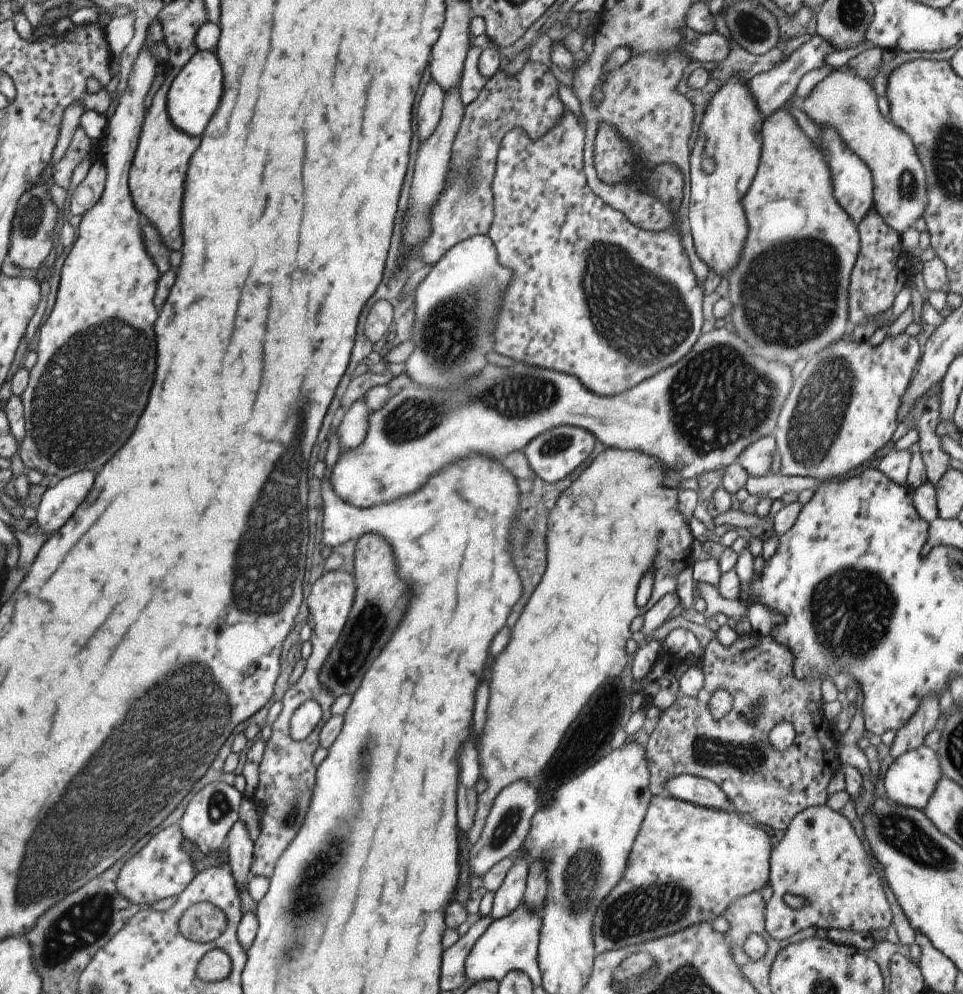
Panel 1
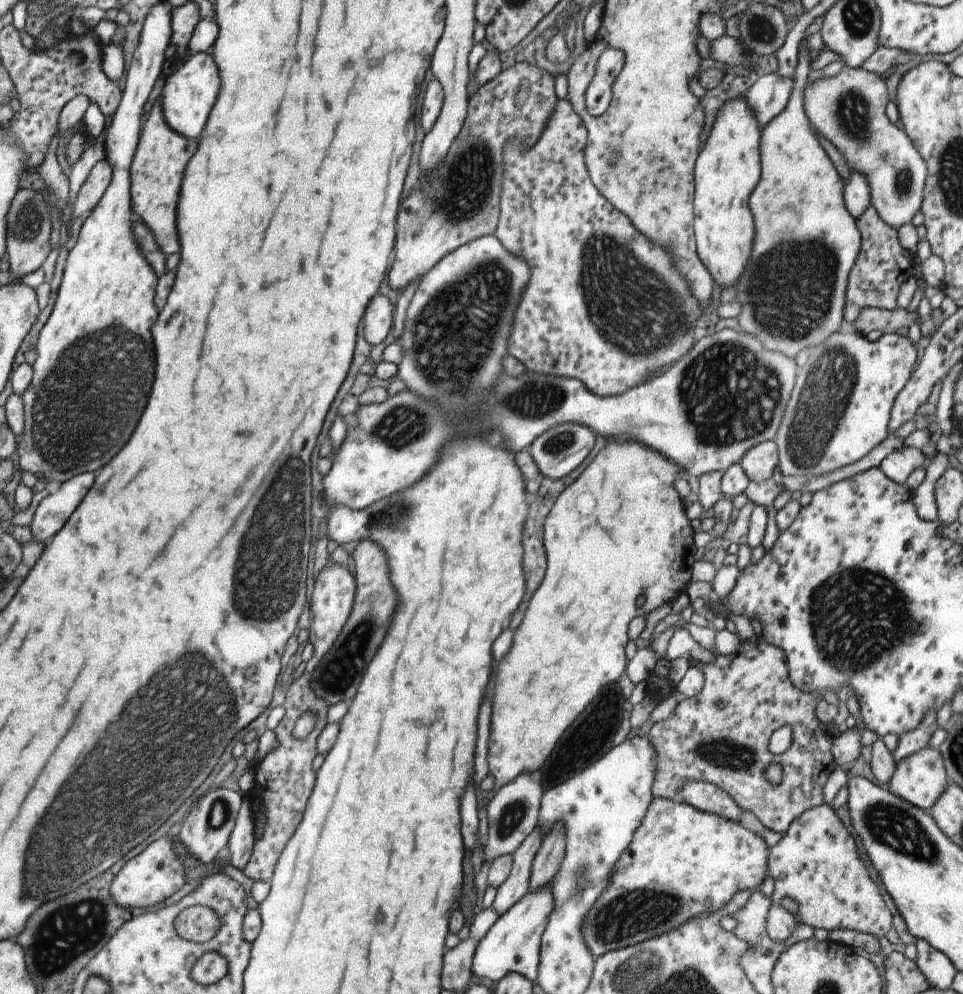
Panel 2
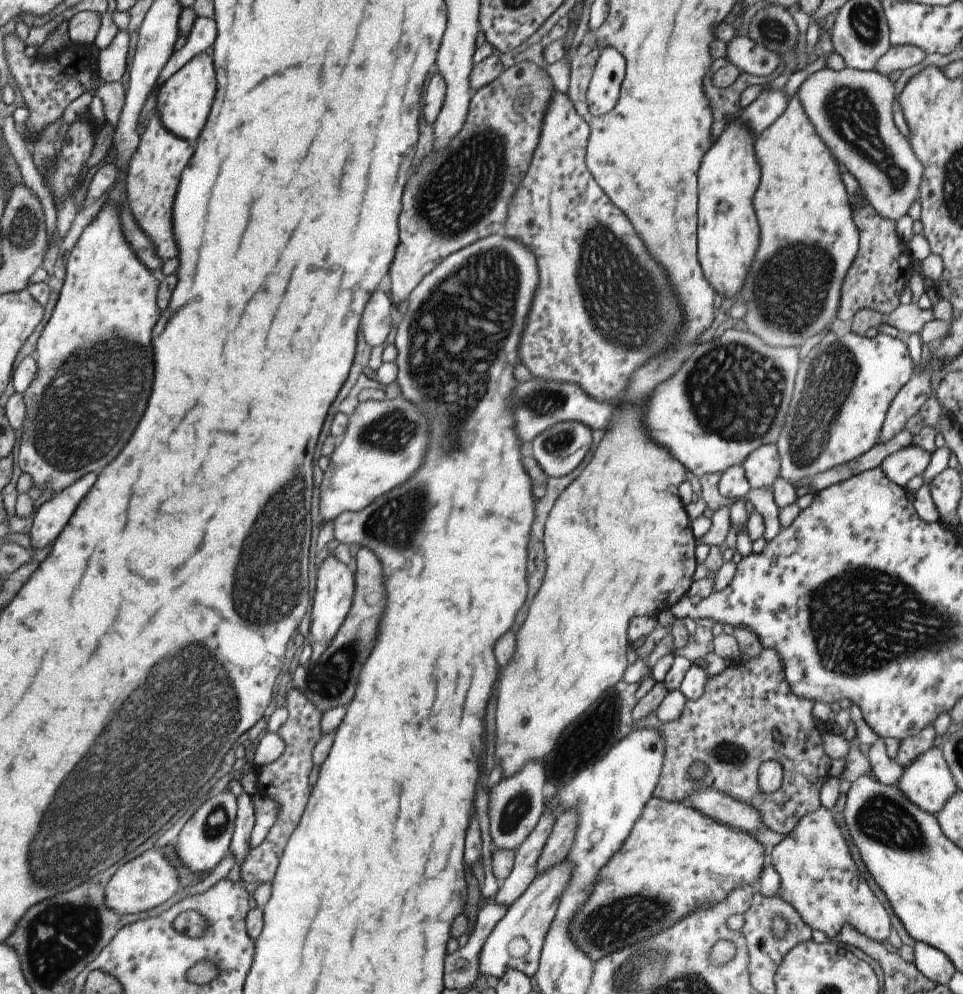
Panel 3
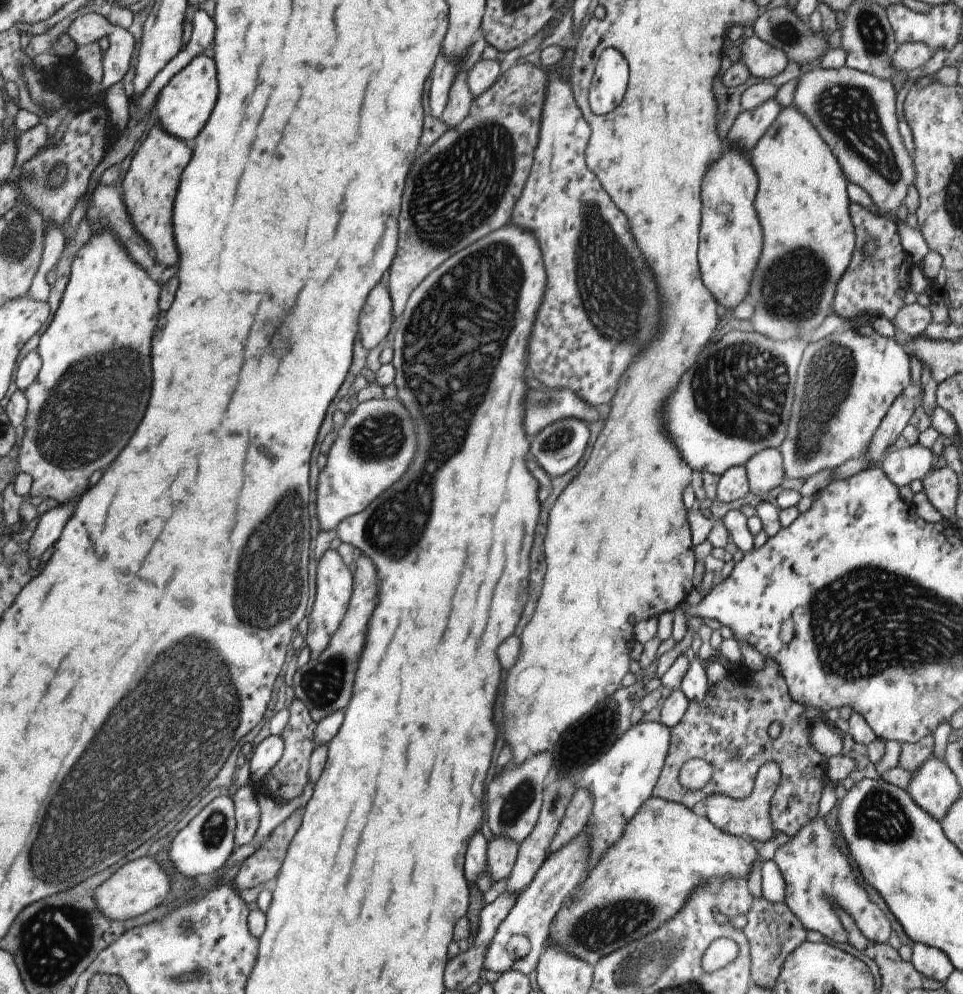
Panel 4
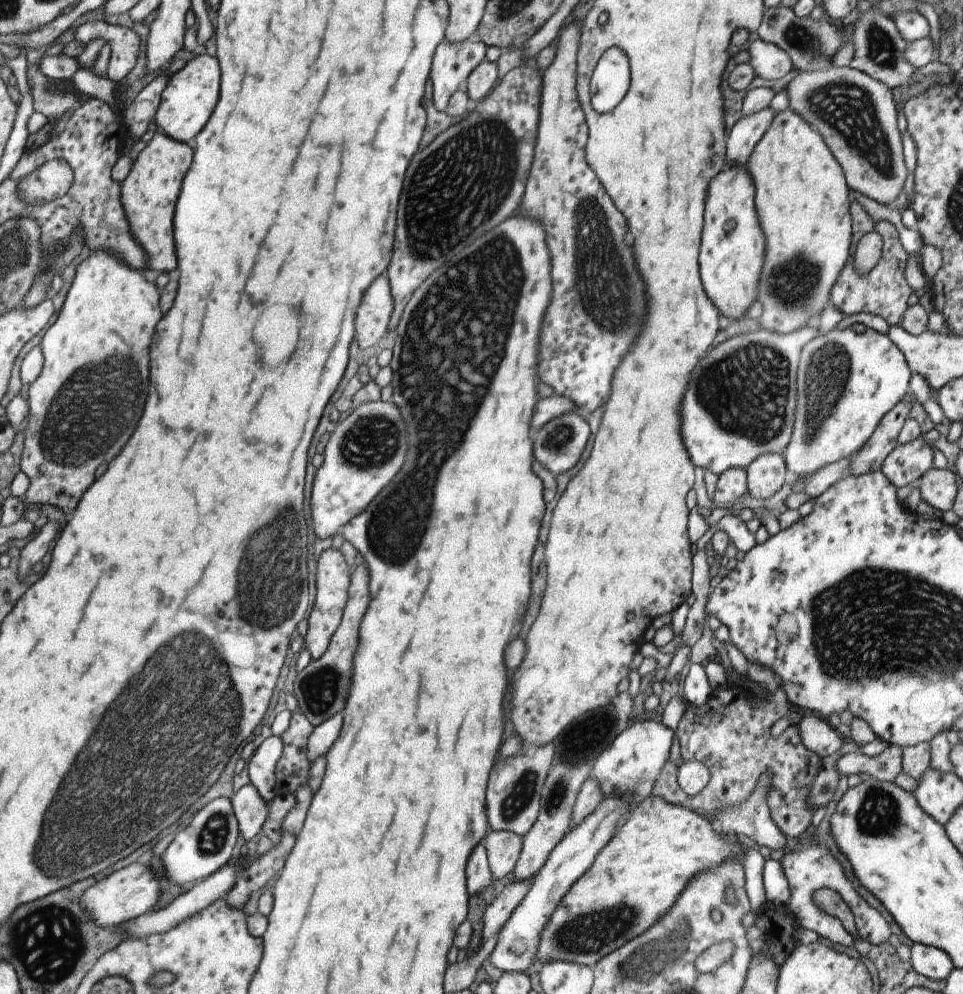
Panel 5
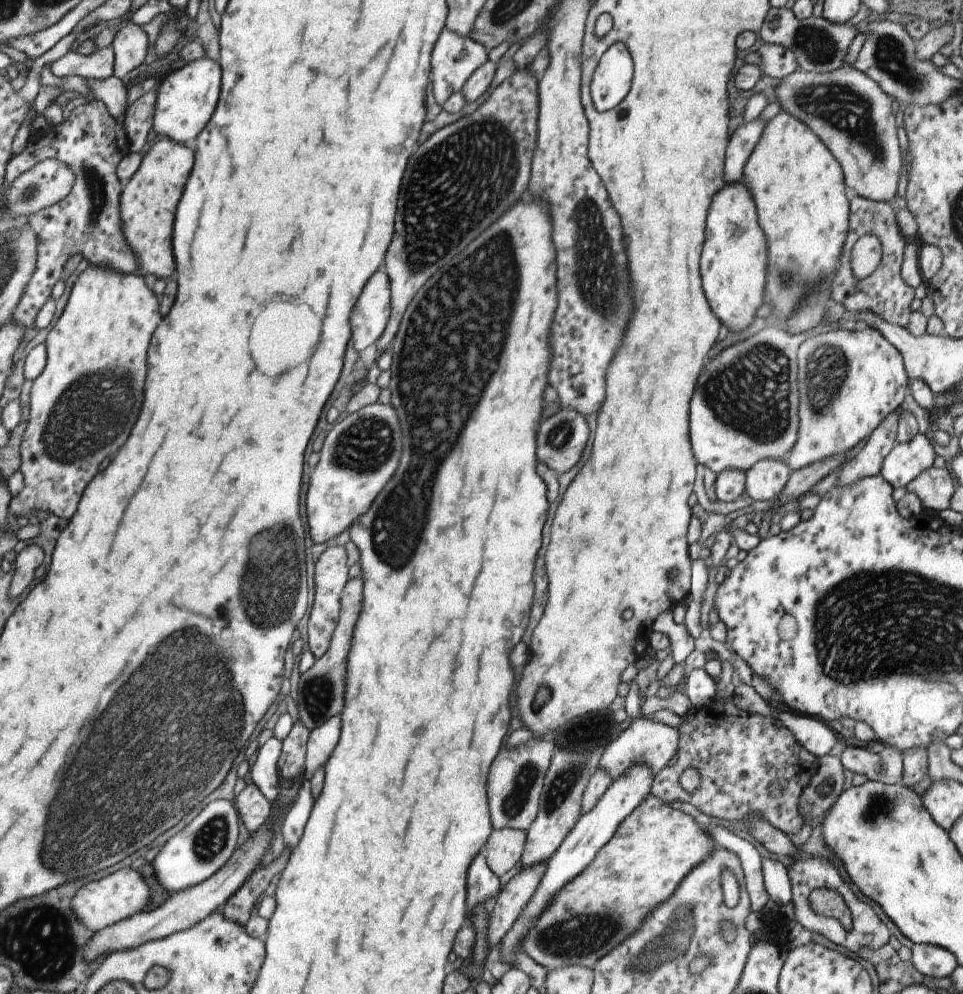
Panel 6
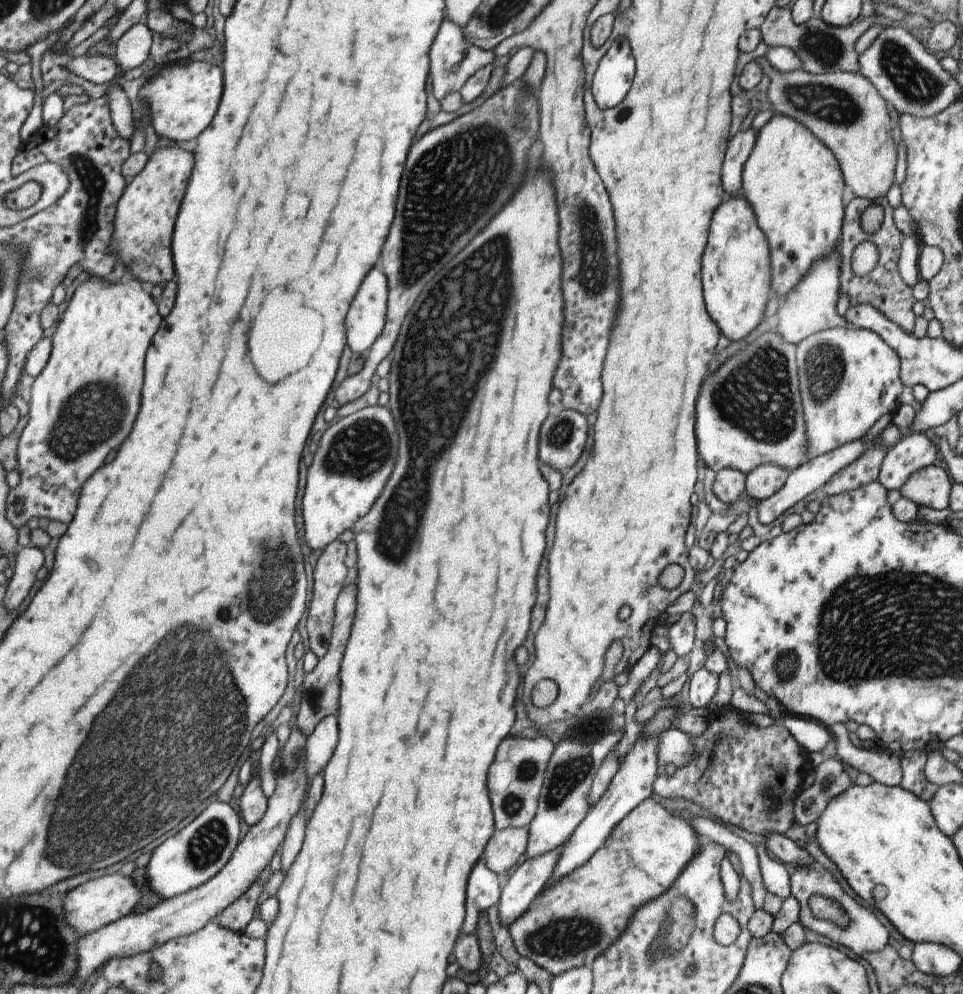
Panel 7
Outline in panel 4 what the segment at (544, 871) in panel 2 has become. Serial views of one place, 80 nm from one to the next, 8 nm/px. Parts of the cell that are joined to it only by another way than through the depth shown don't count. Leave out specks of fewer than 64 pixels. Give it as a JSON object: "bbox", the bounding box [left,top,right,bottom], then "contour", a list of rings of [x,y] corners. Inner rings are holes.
{"bbox":[545,788,593,856],"contour":[[[583,788],[576,790],[571,796],[571,801],[565,808],[565,812],[563,812],[563,818],[561,818],[553,838],[551,838],[551,844],[545,852],[545,856],[553,856],[555,850],[559,852],[561,846],[565,846],[567,842],[573,842],[573,838],[584,828],[587,816],[591,812],[591,806],[593,806],[591,794]]]}

